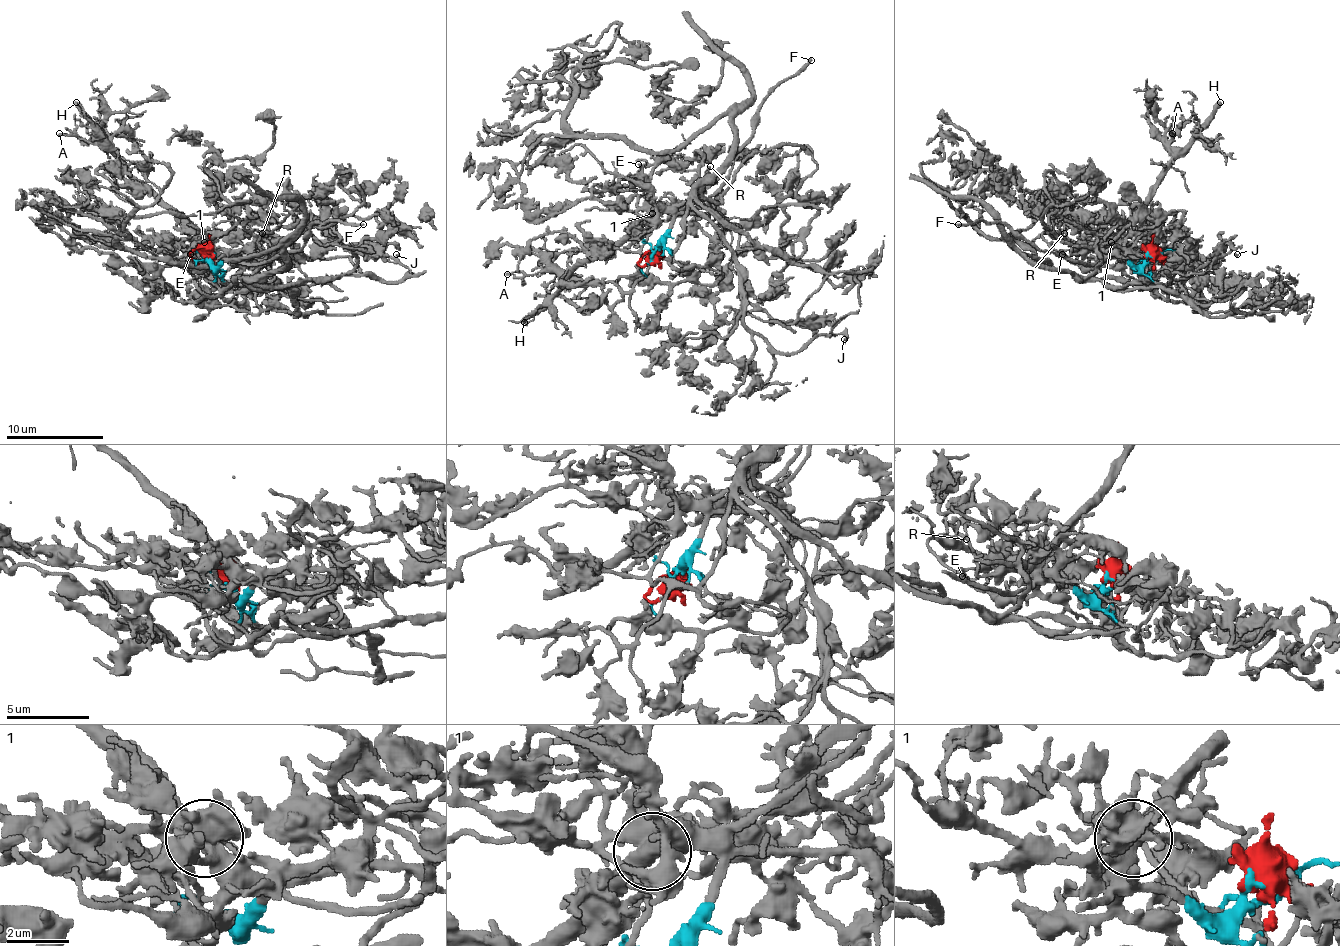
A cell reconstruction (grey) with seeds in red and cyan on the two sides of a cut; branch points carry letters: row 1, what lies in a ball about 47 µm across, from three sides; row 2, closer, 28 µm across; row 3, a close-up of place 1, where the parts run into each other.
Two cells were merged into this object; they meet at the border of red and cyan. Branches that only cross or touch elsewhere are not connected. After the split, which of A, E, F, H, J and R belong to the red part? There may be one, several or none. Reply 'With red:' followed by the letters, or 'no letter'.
With red: J

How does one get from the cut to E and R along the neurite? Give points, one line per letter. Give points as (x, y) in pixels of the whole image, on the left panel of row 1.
E: (204, 259), (214, 266), (223, 256), (204, 249), (194, 249), (189, 254)
R: (204, 259), (214, 266), (238, 251), (257, 254), (262, 232)

